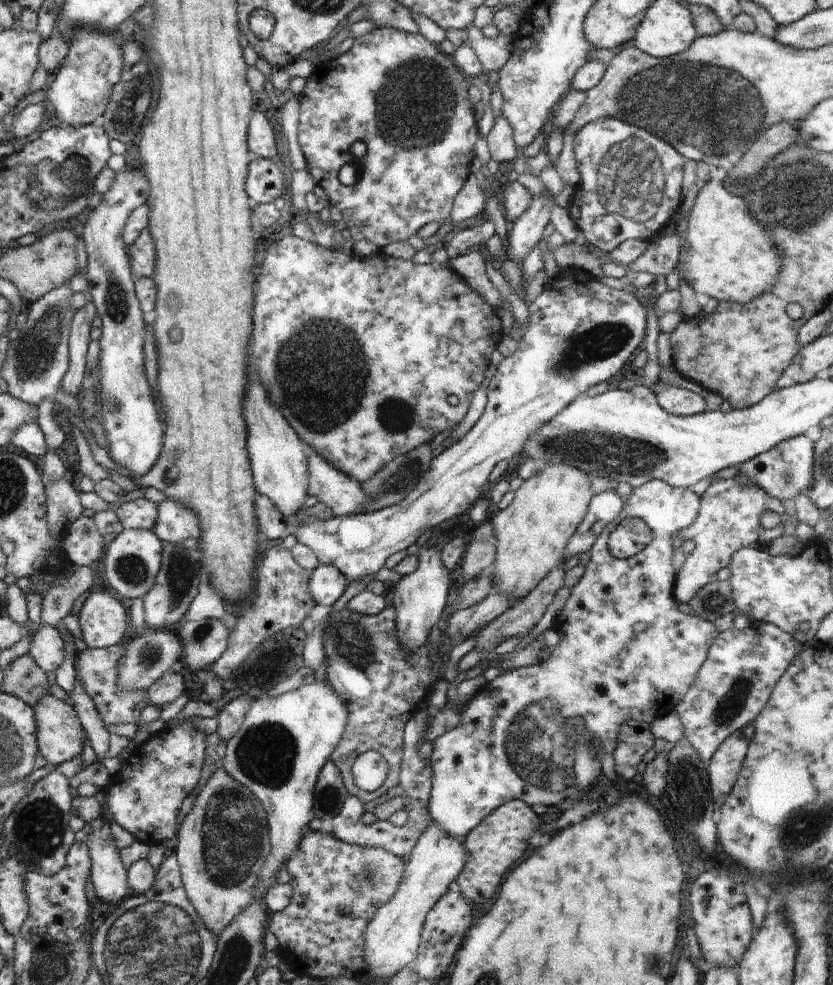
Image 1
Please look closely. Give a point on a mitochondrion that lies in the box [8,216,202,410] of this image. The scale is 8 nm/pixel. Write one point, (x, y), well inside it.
(34, 352)

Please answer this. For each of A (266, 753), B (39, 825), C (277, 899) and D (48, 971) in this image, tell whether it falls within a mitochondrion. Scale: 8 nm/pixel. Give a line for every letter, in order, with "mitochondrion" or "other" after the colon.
A: mitochondrion
B: mitochondrion
C: other
D: mitochondrion

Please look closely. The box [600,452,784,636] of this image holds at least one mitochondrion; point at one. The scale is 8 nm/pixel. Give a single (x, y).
(715, 601)

